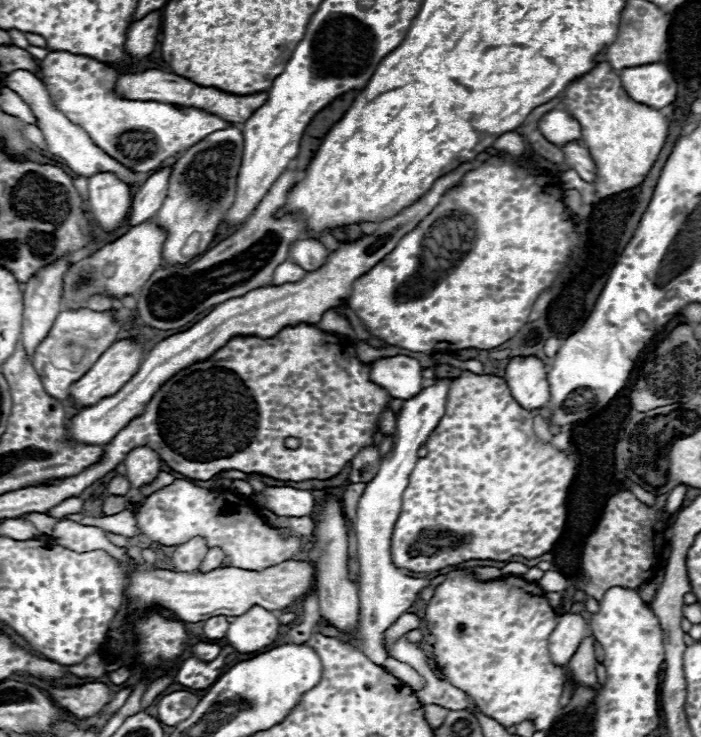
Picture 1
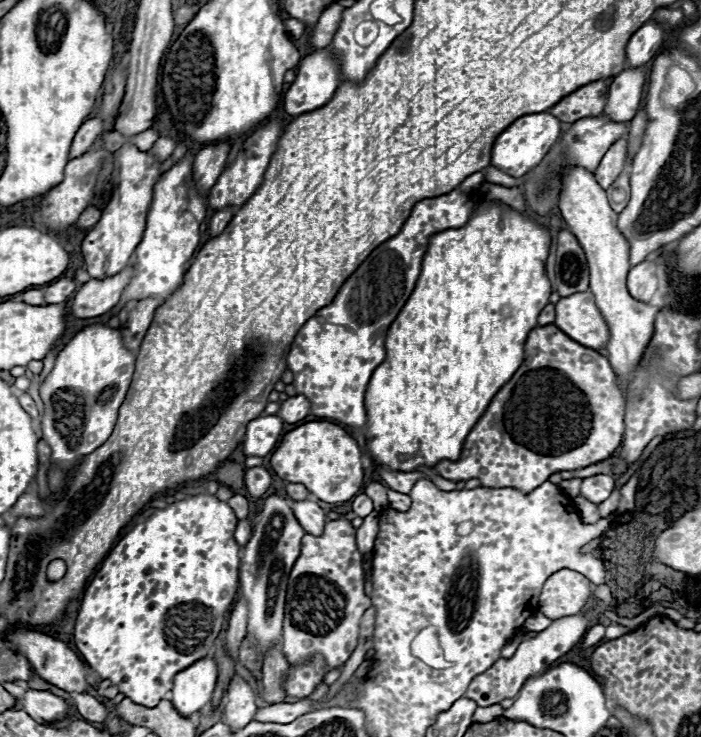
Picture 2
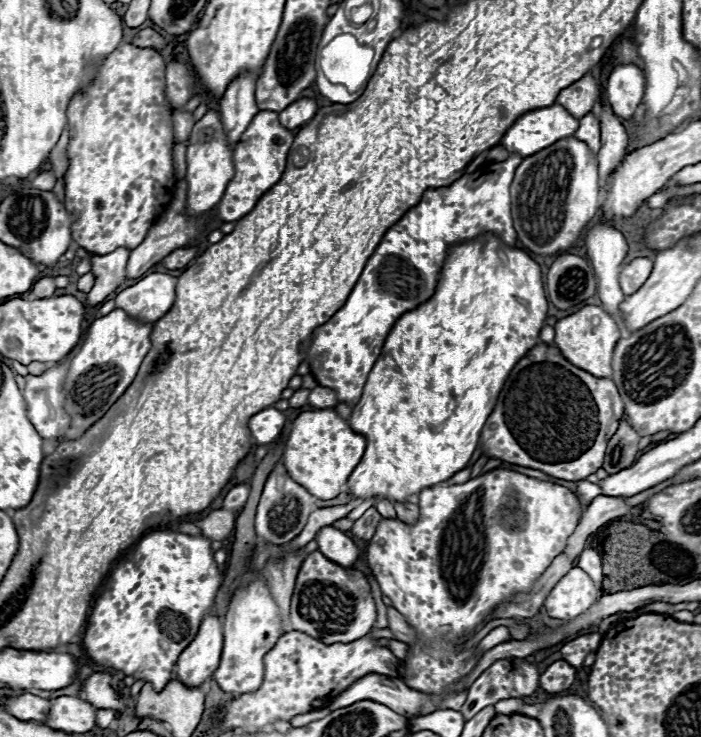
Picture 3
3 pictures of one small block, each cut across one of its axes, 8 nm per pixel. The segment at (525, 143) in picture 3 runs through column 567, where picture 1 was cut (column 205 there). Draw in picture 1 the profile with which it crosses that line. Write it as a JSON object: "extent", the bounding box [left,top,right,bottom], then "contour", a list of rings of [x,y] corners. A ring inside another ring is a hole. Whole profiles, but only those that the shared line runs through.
{"extent":[38,52,232,172],"contour":[[[50,52],[38,62],[38,78],[44,82],[54,106],[74,124],[78,124],[92,142],[108,156],[132,172],[150,172],[168,158],[182,154],[208,134],[230,128],[232,124],[216,114],[154,100],[124,100],[112,92],[118,72],[102,62],[70,52]]]}

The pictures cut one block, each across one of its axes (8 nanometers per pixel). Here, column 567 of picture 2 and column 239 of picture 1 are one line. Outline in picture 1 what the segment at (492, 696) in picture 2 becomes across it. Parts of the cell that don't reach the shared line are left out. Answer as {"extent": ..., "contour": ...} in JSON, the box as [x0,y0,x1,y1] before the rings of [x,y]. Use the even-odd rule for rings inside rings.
{"extent":[226,606,278,654],"contour":[[[254,606],[246,614],[234,618],[226,632],[226,642],[236,652],[250,654],[272,644],[278,638],[278,628],[278,618],[272,612]]]}

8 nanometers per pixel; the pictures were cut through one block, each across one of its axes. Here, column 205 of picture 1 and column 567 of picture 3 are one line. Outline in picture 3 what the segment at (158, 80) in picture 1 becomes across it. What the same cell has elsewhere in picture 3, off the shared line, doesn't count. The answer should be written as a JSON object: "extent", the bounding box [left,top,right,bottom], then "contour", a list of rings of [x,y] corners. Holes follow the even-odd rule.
{"extent":[556,76,600,118],"contour":[[[584,76],[584,78],[576,80],[574,84],[566,86],[558,94],[556,104],[564,106],[572,116],[582,118],[592,110],[594,102],[598,98],[600,98],[600,86],[596,84],[596,80],[592,76]]]}

